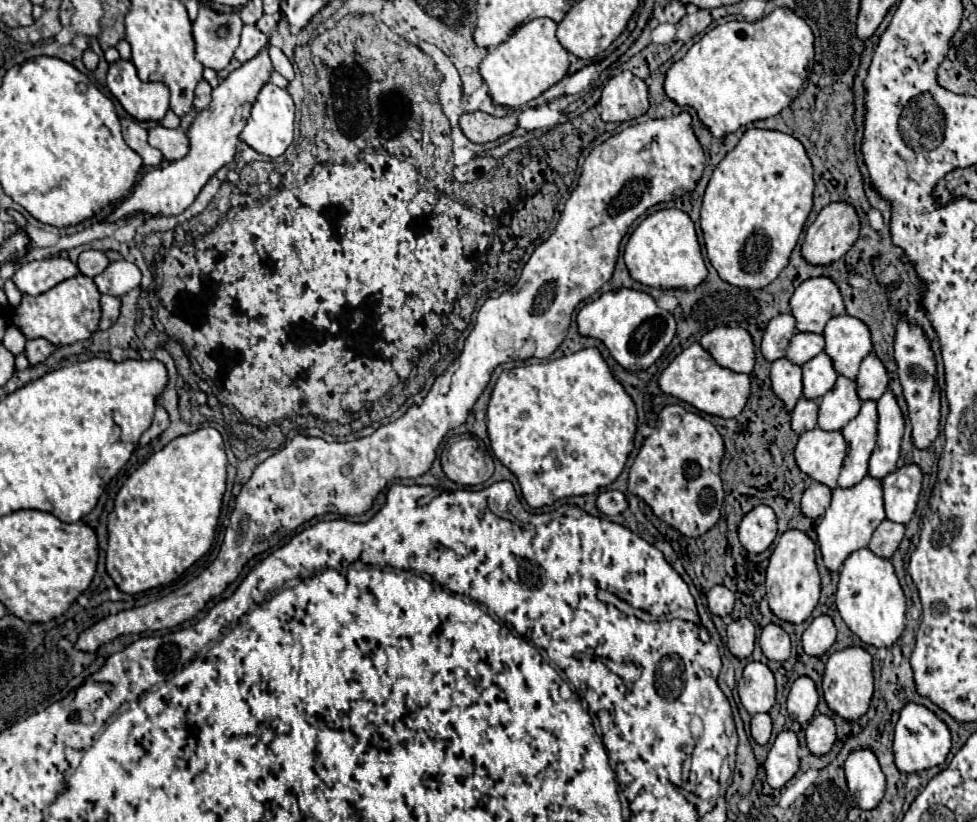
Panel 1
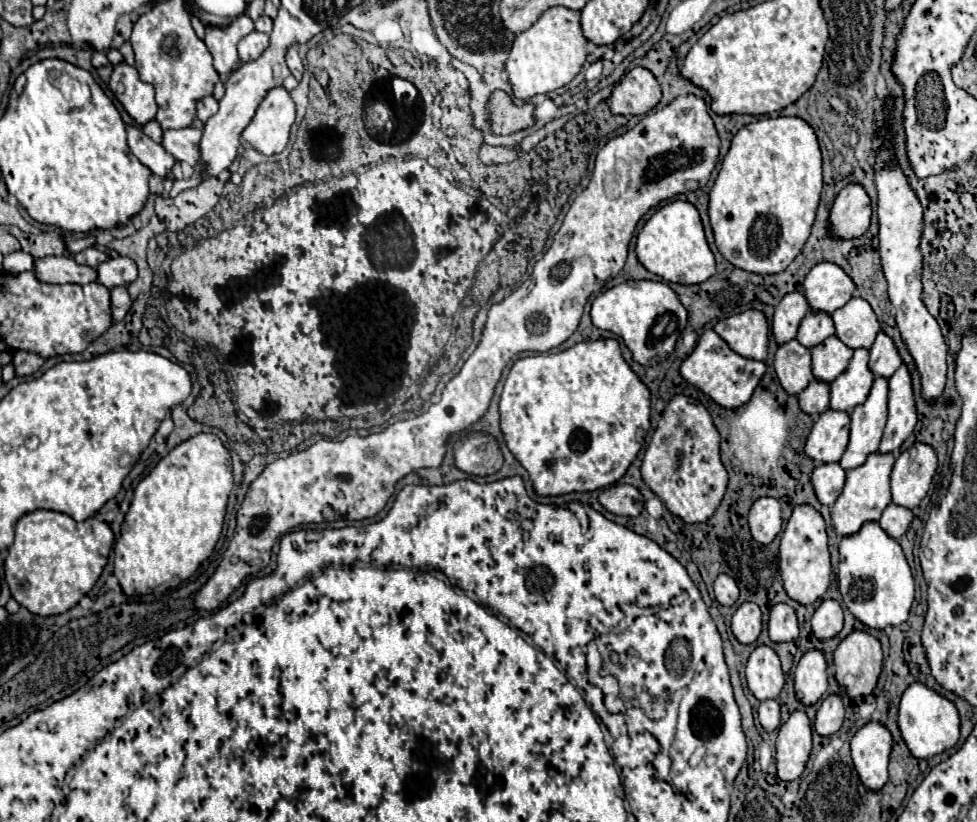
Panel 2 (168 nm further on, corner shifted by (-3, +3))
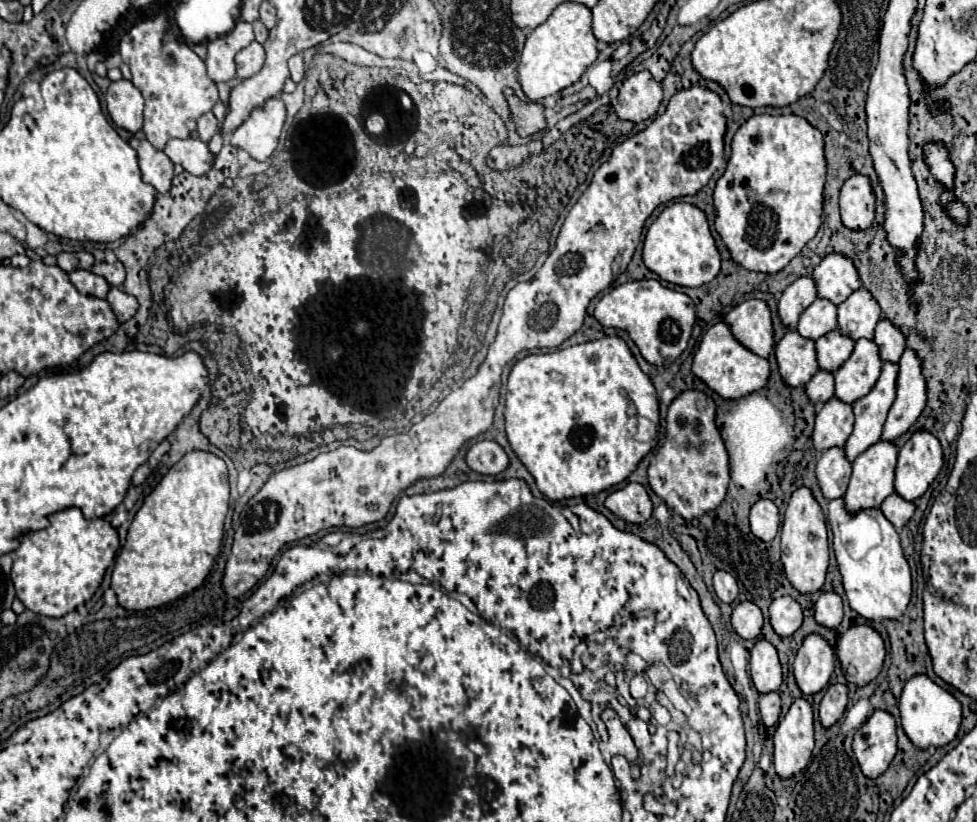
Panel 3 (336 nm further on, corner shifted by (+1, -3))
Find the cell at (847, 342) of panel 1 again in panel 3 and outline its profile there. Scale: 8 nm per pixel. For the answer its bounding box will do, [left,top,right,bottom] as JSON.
[838,290,880,340]

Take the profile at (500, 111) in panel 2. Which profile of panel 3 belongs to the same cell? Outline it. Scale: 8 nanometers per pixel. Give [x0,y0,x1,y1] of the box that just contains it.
[504,88,546,138]

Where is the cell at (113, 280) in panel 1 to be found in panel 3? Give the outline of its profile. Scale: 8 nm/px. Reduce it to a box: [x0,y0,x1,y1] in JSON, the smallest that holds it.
[92,262,124,286]

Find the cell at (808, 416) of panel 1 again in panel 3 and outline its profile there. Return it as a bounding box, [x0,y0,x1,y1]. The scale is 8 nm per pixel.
[806,370,834,404]

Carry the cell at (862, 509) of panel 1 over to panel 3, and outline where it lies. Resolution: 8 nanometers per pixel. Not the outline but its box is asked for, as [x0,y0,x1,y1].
[844,442,896,514]

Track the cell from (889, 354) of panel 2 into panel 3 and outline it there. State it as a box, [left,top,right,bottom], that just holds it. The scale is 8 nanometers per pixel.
[874,320,904,362]

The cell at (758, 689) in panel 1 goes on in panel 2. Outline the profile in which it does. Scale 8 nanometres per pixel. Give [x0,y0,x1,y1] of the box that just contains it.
[746,646,784,700]

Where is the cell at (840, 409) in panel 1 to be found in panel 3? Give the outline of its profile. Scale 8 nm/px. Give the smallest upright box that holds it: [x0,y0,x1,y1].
[834,340,880,404]

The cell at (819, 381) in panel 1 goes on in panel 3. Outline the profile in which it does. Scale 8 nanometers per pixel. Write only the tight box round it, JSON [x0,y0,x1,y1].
[816,330,854,372]

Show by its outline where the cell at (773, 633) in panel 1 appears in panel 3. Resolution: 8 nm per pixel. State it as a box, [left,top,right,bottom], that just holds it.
[770,596,802,638]

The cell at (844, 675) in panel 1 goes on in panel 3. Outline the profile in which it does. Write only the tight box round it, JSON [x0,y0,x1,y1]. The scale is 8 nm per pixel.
[838,626,884,686]

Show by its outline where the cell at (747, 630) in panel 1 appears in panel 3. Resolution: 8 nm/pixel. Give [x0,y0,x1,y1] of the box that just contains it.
[732,602,762,640]

